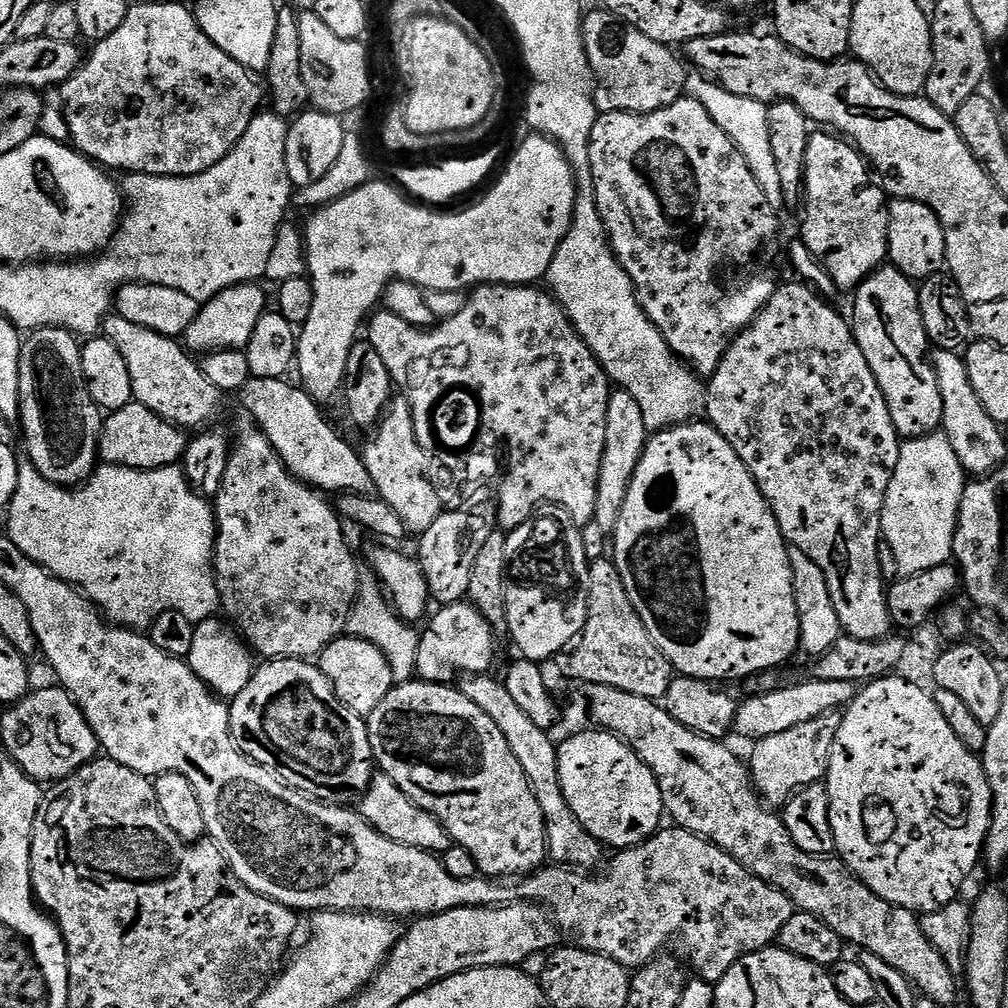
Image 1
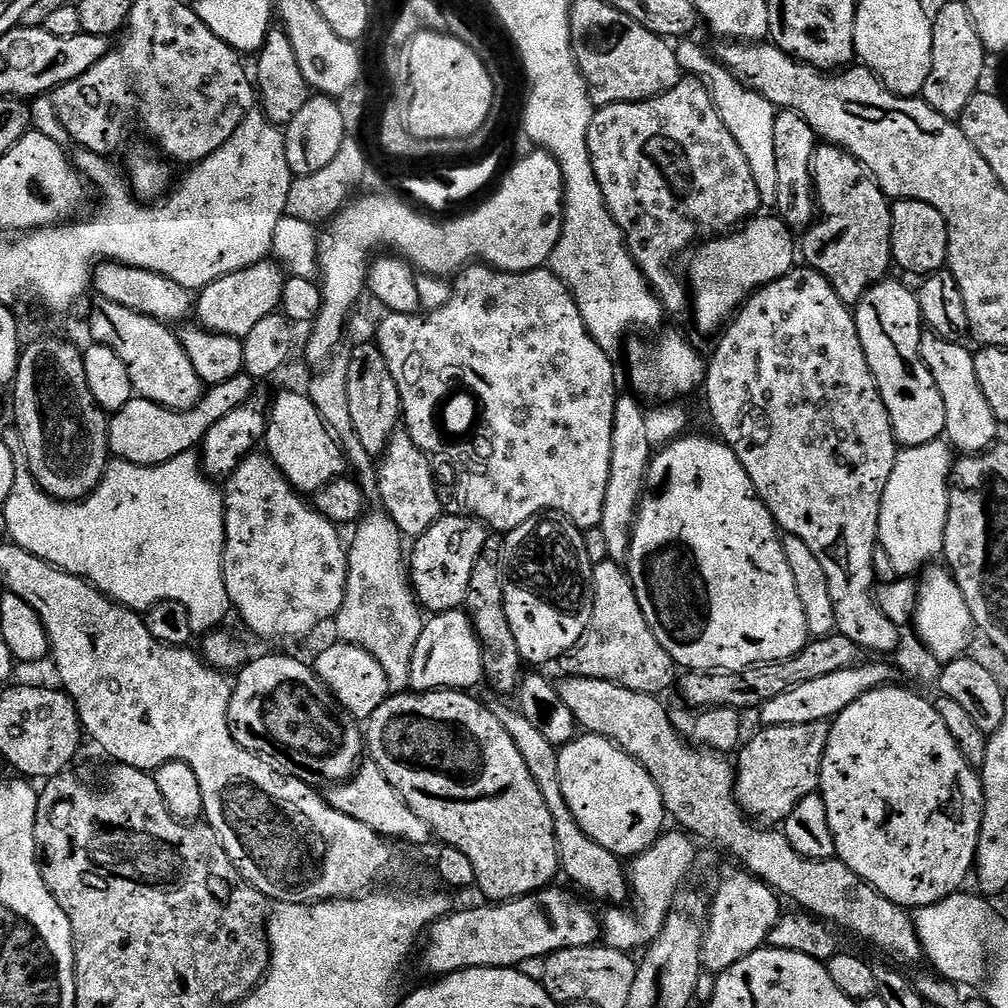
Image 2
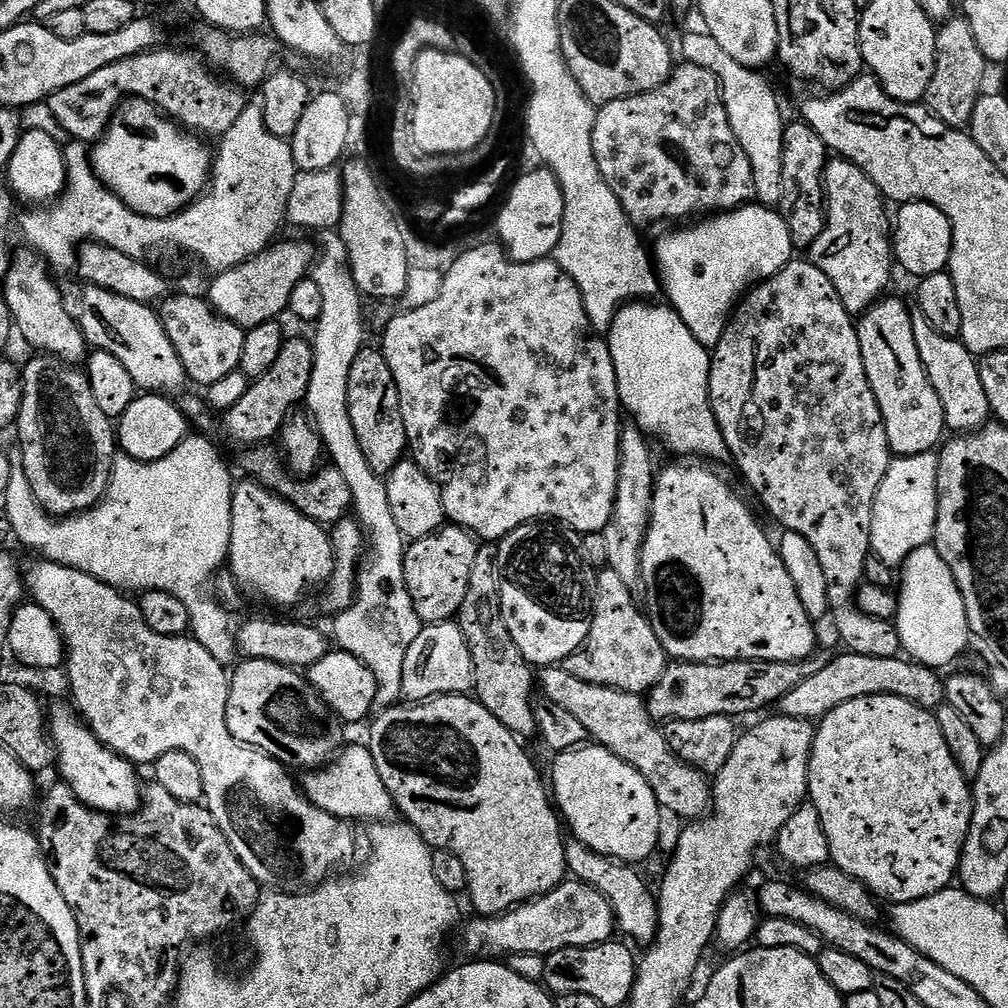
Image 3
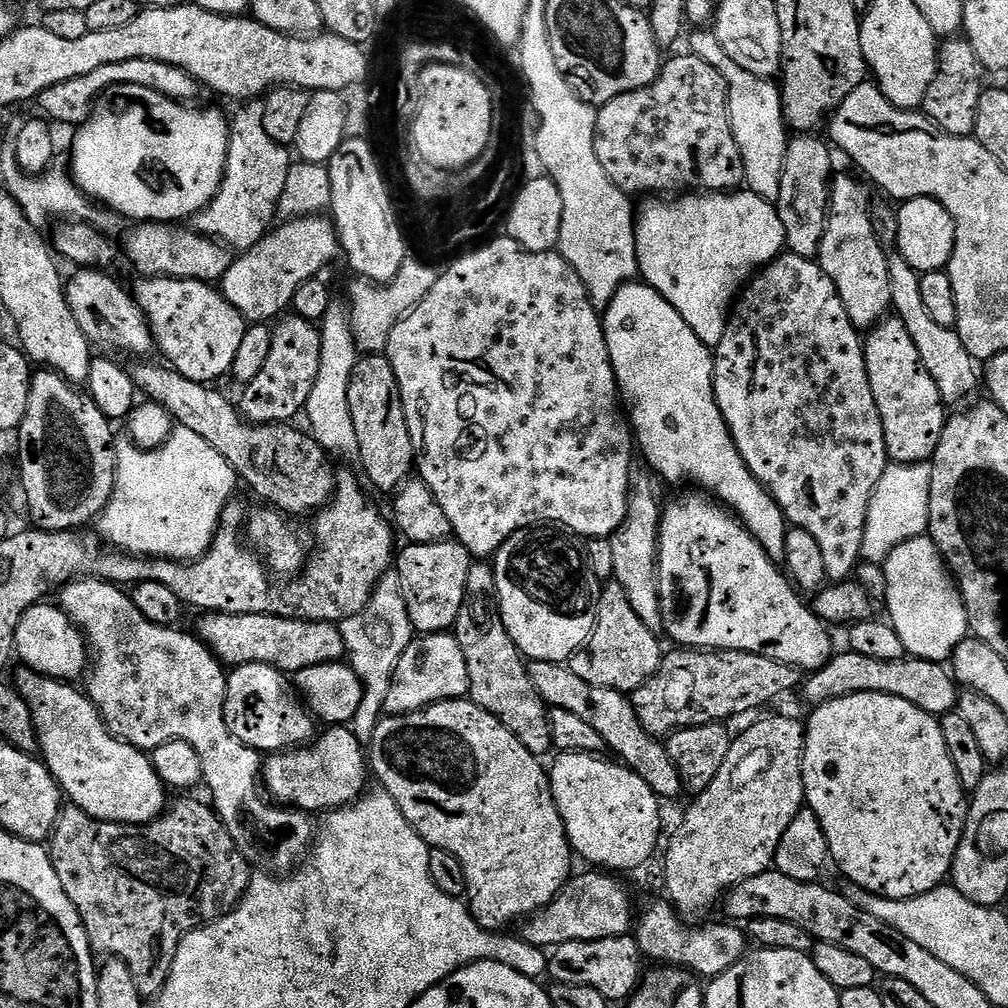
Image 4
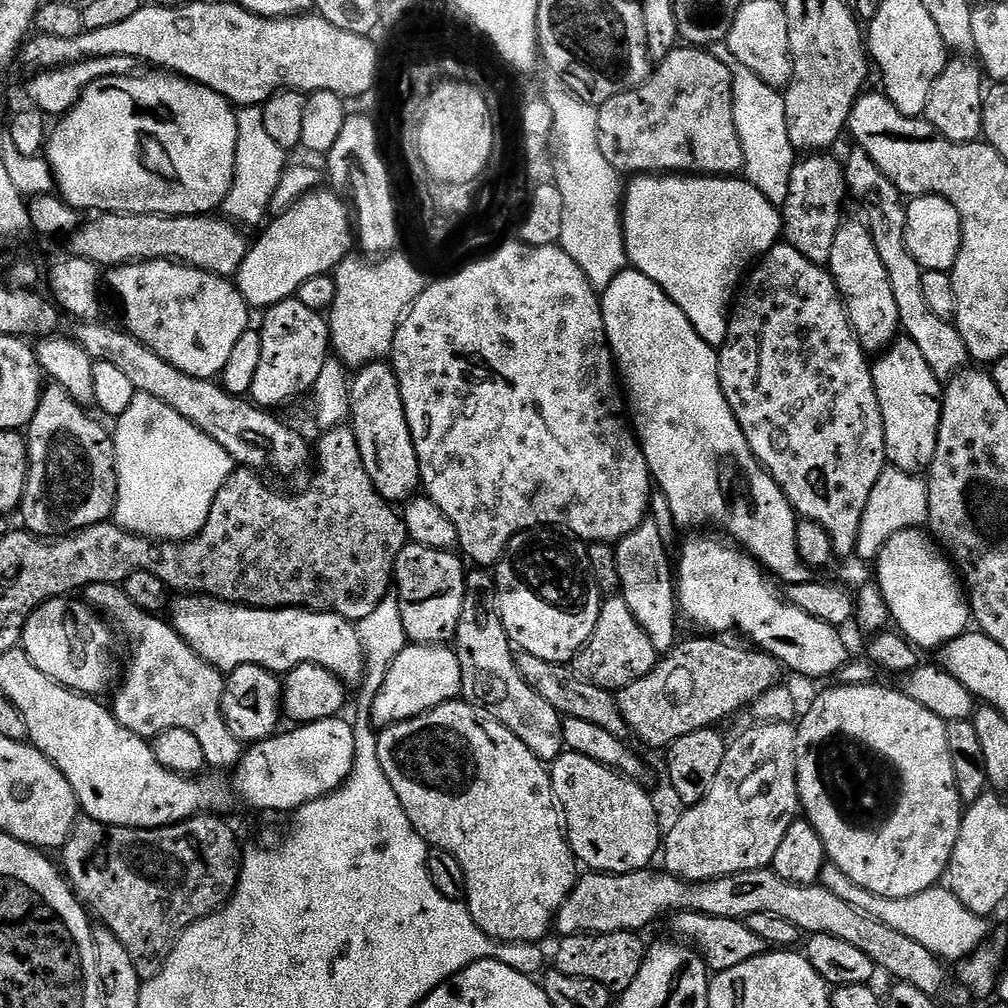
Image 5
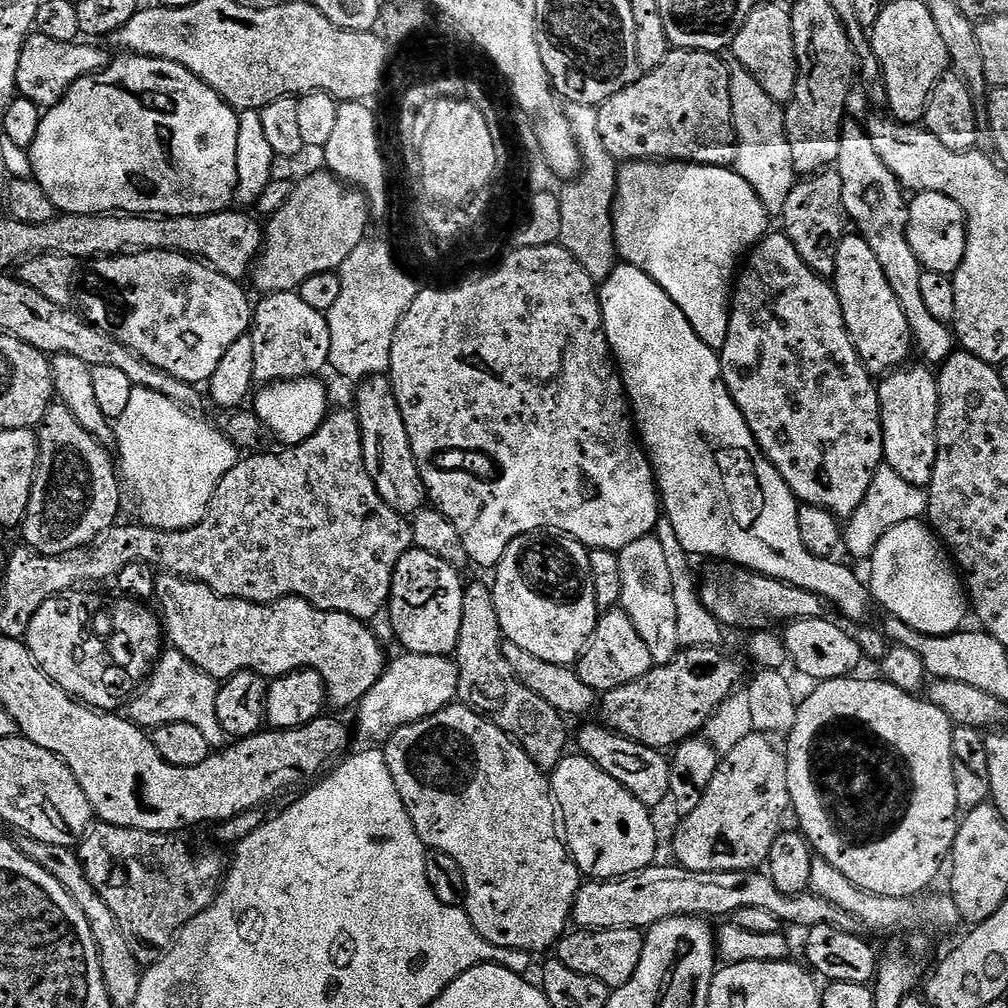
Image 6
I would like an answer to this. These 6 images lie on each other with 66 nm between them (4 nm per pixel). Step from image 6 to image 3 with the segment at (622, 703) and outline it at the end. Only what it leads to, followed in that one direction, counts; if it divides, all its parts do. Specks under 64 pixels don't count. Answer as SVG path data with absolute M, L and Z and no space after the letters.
M817 650L804 660L766 662L765 660L721 660L701 662L681 660L669 663L664 676L646 694L650 718L657 722L693 720L711 716L741 718L747 712L779 705L780 699L794 686L806 682L828 664L829 653Z

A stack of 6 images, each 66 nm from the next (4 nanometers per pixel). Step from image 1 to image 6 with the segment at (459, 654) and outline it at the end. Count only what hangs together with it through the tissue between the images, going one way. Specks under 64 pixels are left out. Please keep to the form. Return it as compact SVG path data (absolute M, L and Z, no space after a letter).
M400 654L396 661L389 663L384 672L374 682L374 686L360 699L356 712L356 732L368 746L383 746L402 726L417 724L427 716L438 714L458 697L458 670L455 659L430 654Z

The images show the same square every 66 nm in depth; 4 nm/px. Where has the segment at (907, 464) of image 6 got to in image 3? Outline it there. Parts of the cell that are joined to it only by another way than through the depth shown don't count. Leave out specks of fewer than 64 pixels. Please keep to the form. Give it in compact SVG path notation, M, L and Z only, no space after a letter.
M888 299L877 300L859 317L856 330L870 390L874 390L874 398L878 398L882 410L888 449L893 457L936 452L946 433L942 402L938 402L938 394L934 394L934 386L930 386L922 358L918 358L910 308L900 300Z

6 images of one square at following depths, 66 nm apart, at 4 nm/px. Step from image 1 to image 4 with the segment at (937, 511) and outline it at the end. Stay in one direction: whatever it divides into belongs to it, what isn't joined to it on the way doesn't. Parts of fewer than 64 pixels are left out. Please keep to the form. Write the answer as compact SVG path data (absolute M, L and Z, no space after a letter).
M931 463L893 464L878 478L866 510L866 530L862 534L861 557L876 566L883 565L888 555L902 542L918 538L928 531L930 514Z

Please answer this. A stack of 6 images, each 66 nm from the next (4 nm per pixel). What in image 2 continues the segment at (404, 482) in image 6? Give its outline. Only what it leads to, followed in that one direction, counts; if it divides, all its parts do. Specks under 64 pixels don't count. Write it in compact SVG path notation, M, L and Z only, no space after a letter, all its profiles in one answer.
M368 340L358 345L348 357L347 393L350 418L354 421L354 428L366 452L378 458L395 436L402 418L397 383L389 372L380 348L373 341Z

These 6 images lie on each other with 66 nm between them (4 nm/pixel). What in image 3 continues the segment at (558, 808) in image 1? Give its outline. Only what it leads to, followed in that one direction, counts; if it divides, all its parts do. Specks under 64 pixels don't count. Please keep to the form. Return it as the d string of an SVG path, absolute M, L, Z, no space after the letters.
M575 838L565 843L564 853L568 872L575 879L594 886L612 903L619 931L625 932L629 941L637 940L643 946L651 946L656 940L658 927L658 896L653 889L652 892L648 889L647 882L636 873L637 869L624 860L598 854Z

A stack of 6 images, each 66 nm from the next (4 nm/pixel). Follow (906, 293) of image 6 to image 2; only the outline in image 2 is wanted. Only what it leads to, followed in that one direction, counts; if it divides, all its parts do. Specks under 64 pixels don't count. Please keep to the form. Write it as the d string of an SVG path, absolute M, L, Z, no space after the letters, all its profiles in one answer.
M931 330L920 337L922 362L926 362L930 374L934 374L934 386L938 386L938 394L942 394L942 402L946 405L944 436L957 453L978 456L997 443L998 421L994 410L990 410L990 402L986 402L986 394L982 394L982 385L978 383L978 374L974 371L974 355L964 346Z

